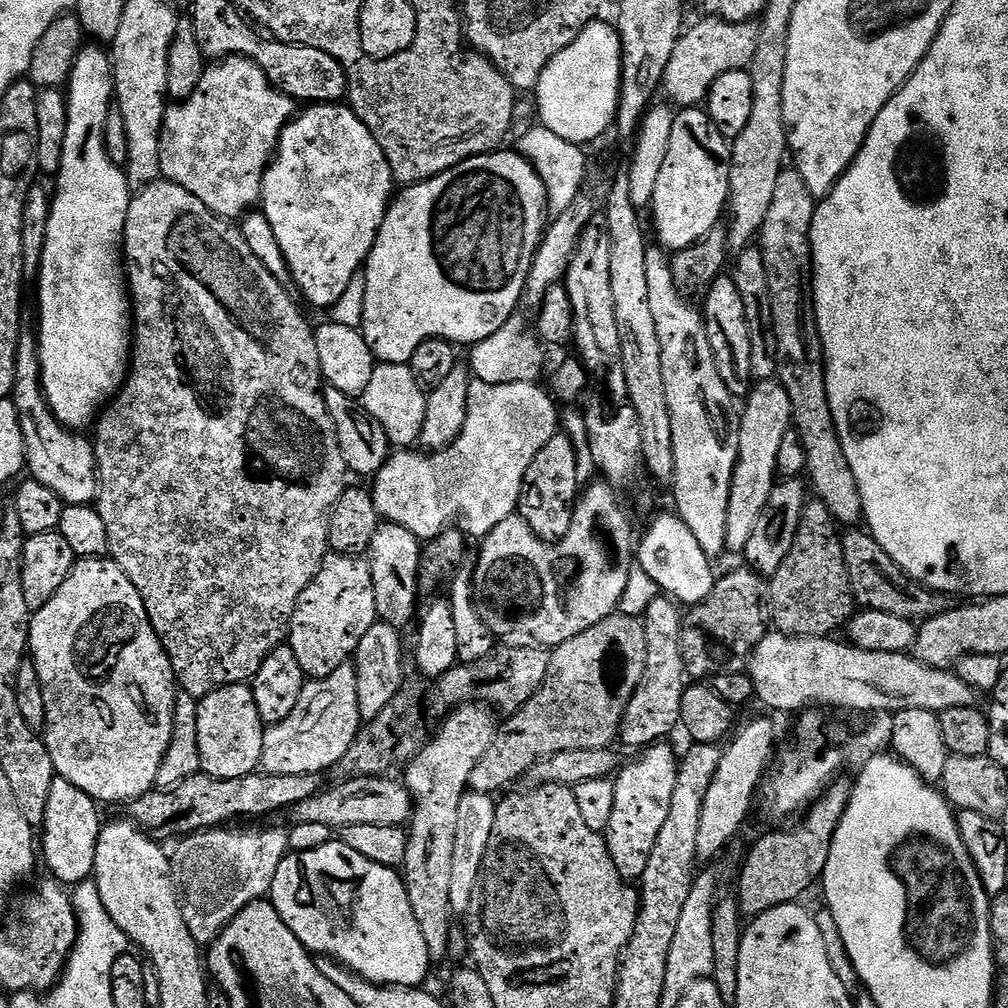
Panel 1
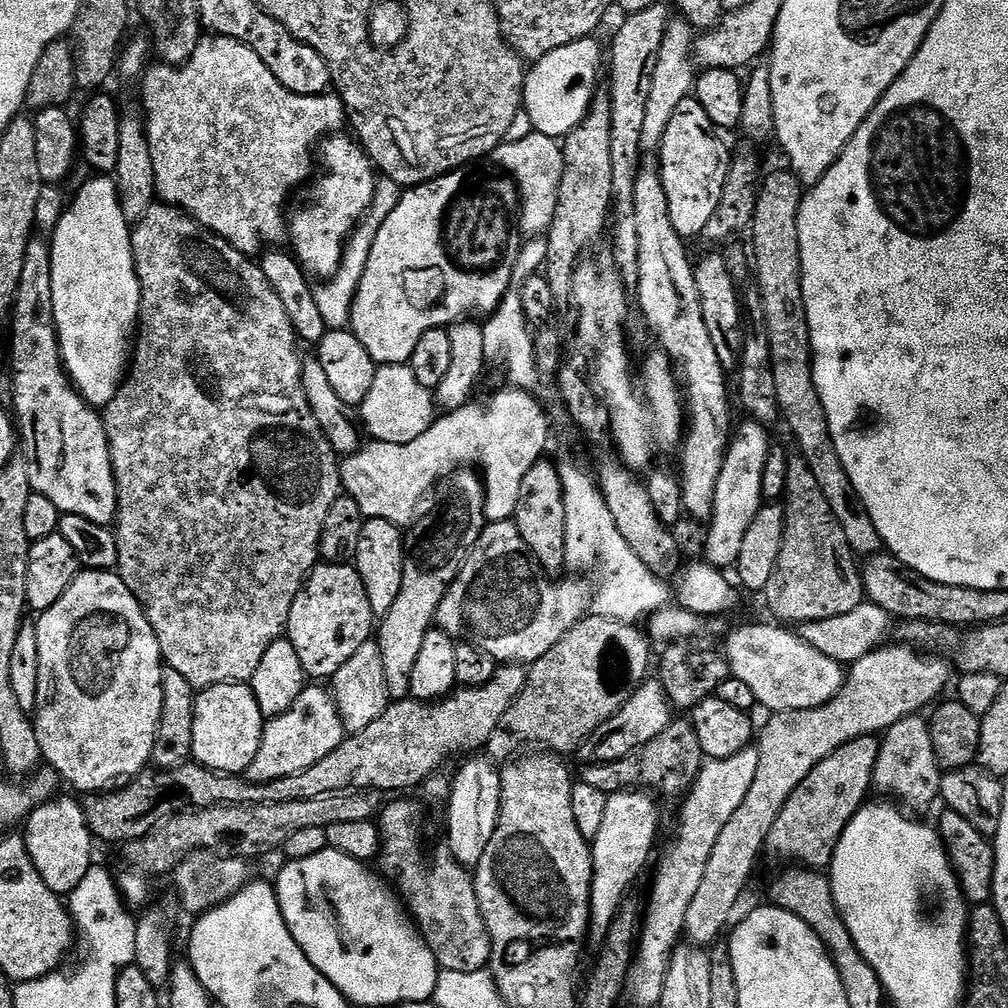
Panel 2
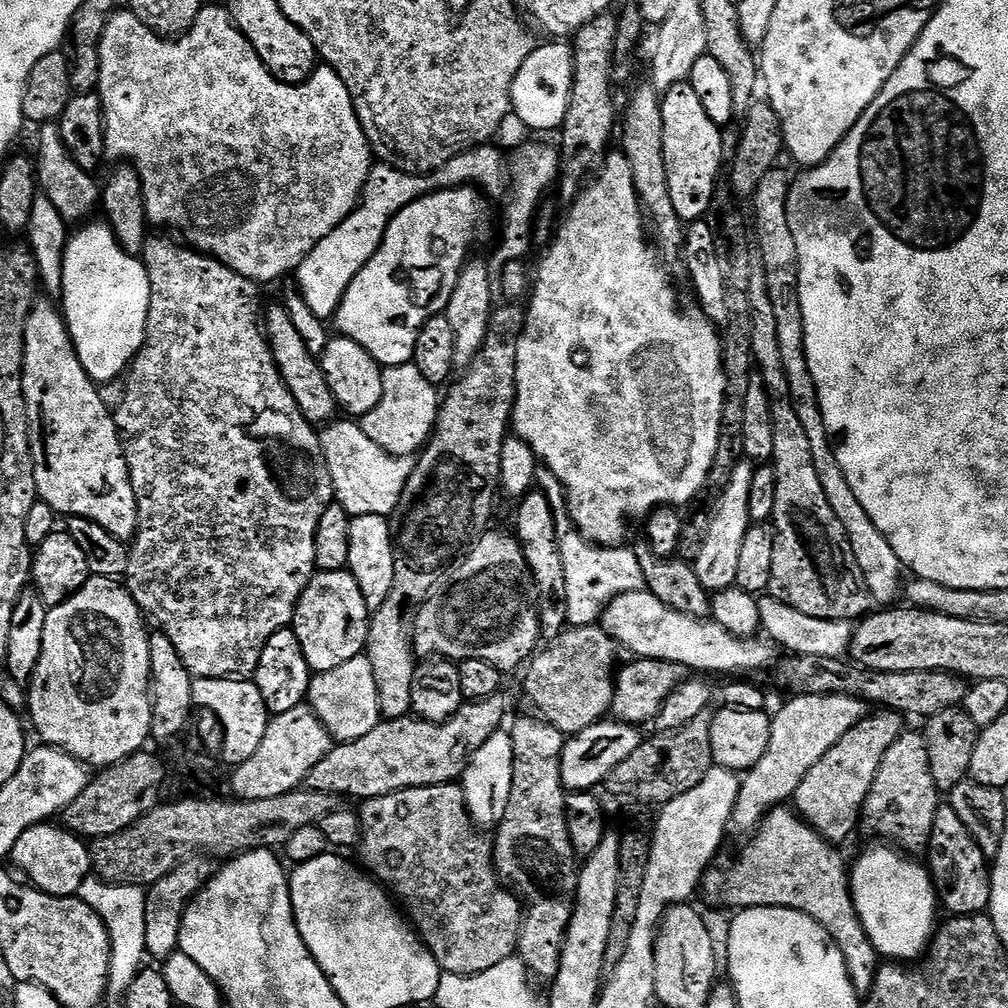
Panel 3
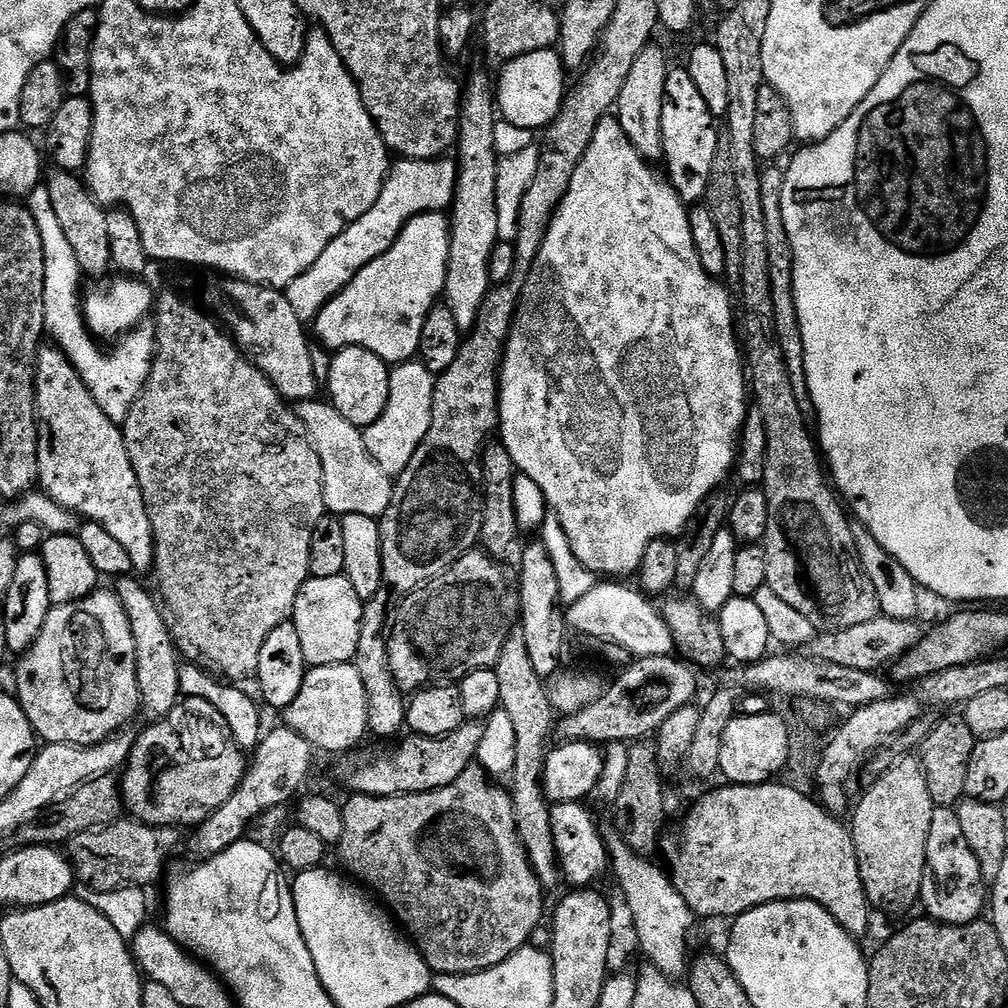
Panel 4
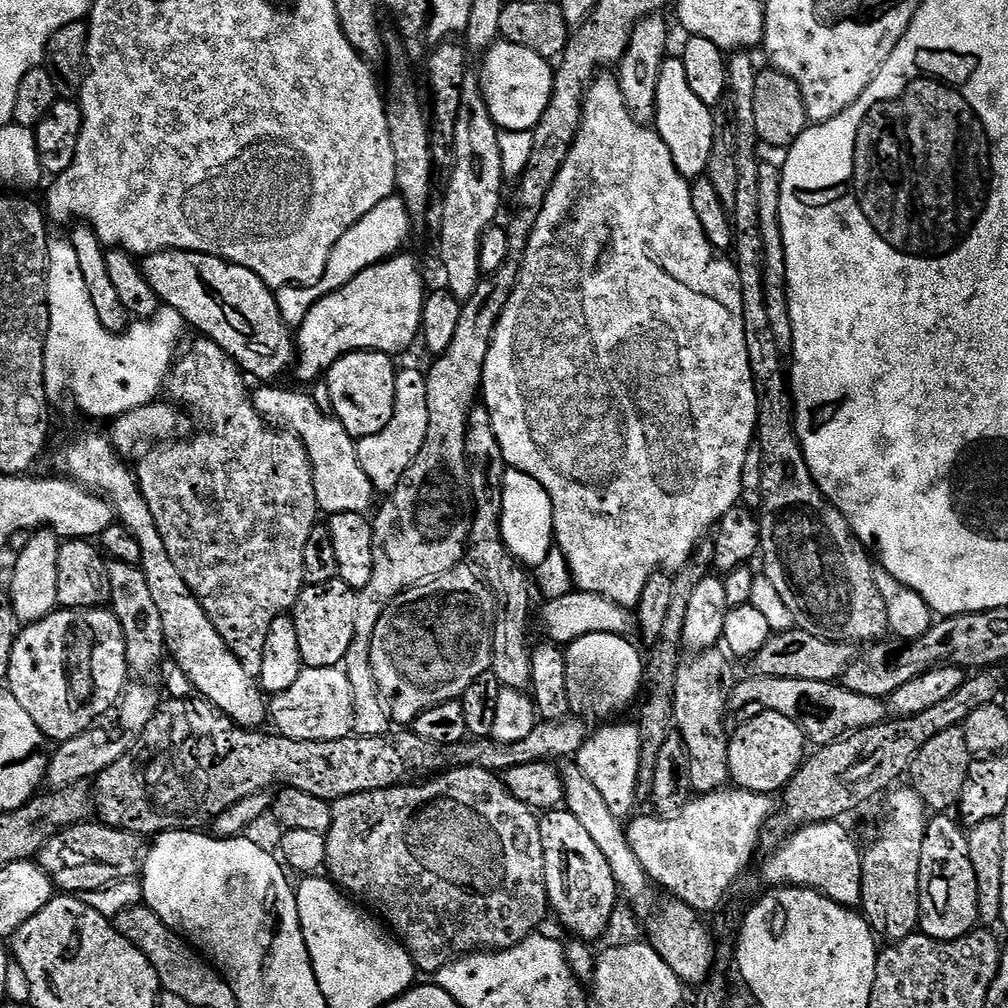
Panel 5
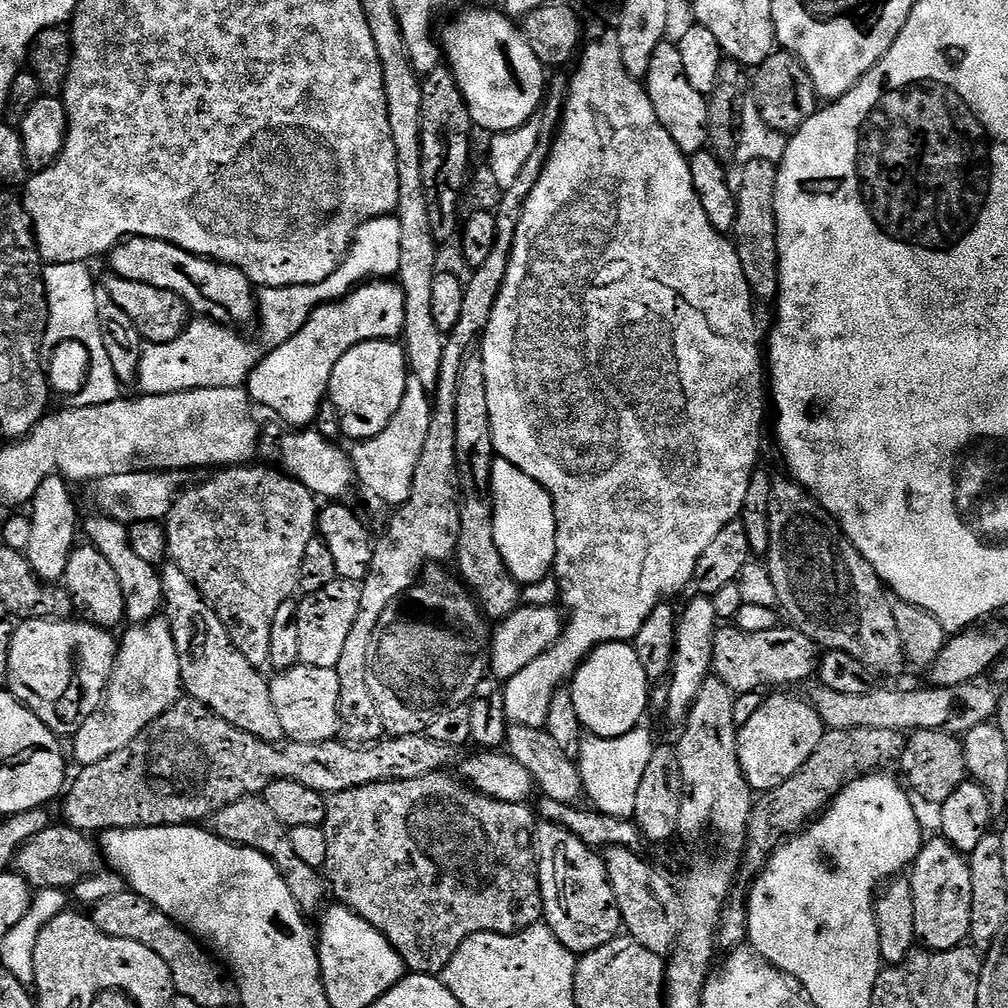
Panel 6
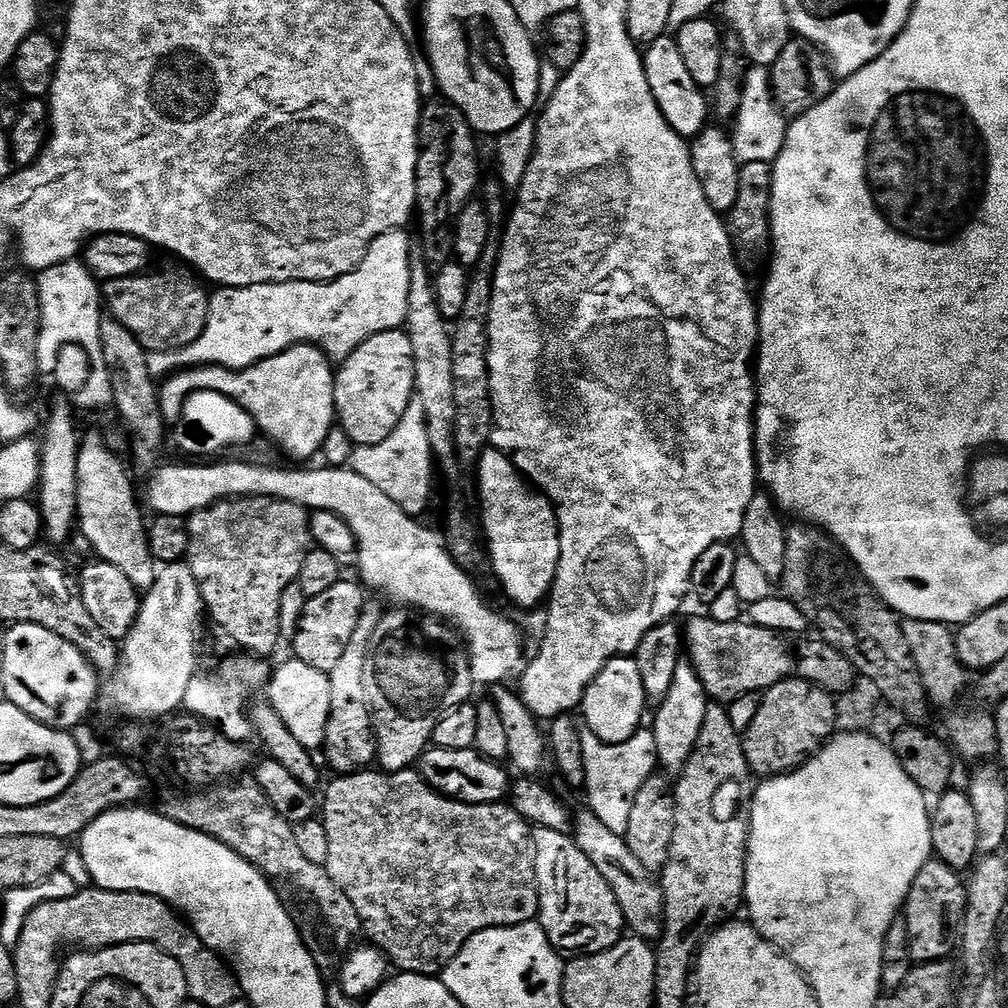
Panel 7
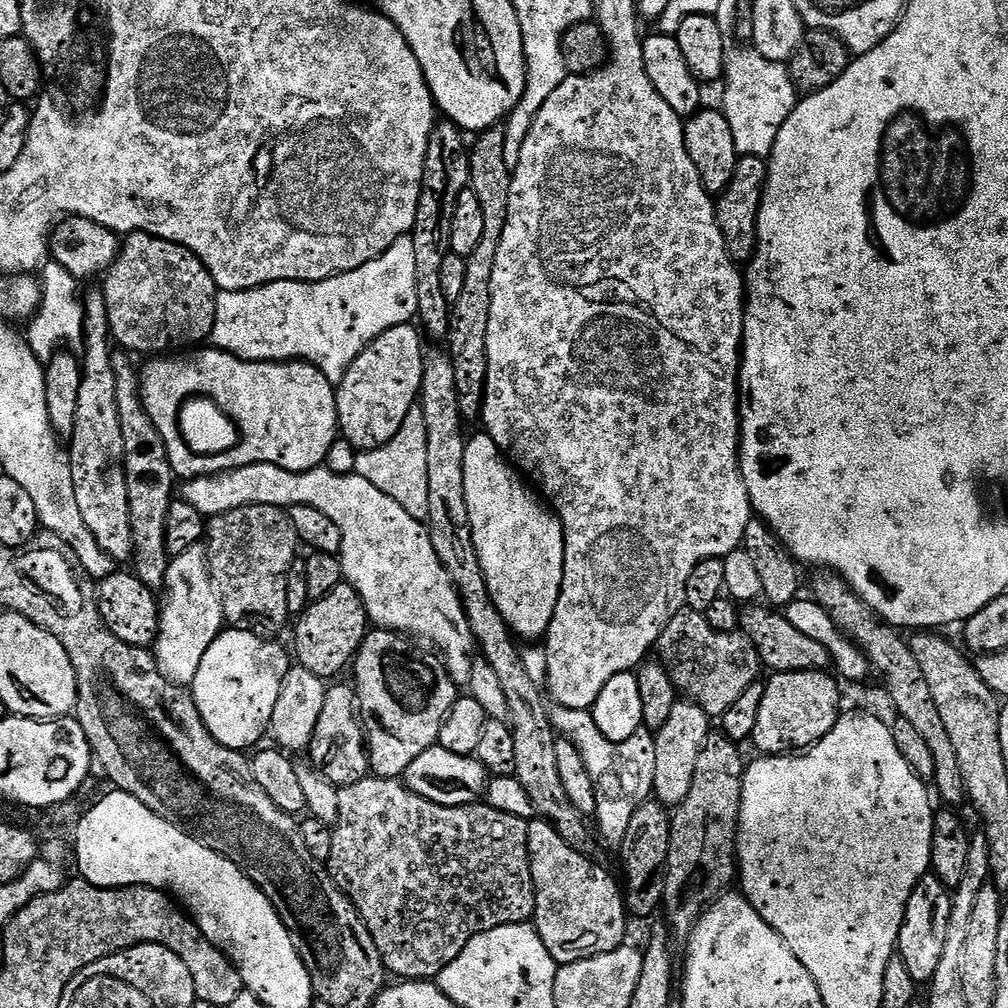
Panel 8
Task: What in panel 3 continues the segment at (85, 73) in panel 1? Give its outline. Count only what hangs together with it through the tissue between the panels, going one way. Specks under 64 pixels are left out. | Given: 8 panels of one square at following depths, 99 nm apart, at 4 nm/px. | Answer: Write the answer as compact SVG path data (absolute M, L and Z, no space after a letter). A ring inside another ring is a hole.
M85 223L79 230L71 233L65 246L60 291L62 299L64 298L64 320L68 323L68 333L76 347L78 358L89 378L103 386L119 381L127 373L144 344L150 310L150 278L143 259L140 256L130 256L126 250L122 250L107 223L92 223Z

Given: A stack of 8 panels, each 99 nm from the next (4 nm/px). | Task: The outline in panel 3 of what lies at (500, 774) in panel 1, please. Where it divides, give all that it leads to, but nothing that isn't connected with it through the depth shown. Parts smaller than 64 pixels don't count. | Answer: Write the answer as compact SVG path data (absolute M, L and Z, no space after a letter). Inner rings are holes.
M600 626L573 627L553 644L553 648L533 655L524 676L524 692L537 708L539 719L570 737L600 723L611 713L616 674L634 657L629 648Z

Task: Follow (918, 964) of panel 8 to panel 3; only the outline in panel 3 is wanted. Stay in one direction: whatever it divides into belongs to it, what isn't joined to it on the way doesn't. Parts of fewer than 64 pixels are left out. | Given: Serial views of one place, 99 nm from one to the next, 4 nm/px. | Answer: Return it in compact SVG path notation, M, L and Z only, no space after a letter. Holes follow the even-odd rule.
M941 803L934 814L934 830L930 830L930 842L926 849L926 867L936 883L939 903L952 916L974 916L983 913L990 902L992 873L989 857L982 854L978 842L966 830L962 818L954 814L951 803Z

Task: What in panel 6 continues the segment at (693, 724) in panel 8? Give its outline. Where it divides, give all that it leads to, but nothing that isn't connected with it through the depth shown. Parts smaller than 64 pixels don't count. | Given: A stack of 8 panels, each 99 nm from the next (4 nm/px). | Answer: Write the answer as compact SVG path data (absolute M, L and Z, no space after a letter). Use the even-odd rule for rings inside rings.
M696 596L685 606L684 612L679 613L676 622L676 649L672 655L672 671L666 680L668 690L668 707L666 716L677 722L683 721L688 715L688 711L694 704L694 698L698 696L698 690L702 688L702 682L707 676L713 675L712 670L712 639L716 636L718 621L714 614L714 606L707 596Z

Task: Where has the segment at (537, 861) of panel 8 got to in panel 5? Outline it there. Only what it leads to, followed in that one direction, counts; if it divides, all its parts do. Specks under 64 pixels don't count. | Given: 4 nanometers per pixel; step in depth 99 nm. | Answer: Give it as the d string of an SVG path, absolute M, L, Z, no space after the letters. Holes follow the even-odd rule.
M561 806L539 817L542 849L545 851L545 890L551 911L566 931L588 942L605 935L610 916L618 903L614 870L606 862L606 854L598 850L594 838L578 823L578 818Z

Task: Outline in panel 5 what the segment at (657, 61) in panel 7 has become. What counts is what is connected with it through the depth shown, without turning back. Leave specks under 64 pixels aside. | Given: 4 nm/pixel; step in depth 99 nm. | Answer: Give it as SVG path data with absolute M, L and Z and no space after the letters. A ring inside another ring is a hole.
M665 58L658 74L654 127L662 142L666 142L670 158L674 158L674 166L678 166L678 174L691 182L707 173L710 150L714 146L714 118L712 109L694 95L694 90L690 90L683 59L672 59Z

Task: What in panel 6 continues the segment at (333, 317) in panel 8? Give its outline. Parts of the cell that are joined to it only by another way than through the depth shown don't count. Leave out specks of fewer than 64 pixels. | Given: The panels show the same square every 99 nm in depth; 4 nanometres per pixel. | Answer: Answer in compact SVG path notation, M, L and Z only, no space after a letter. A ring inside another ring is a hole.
M395 215L379 216L368 220L357 230L352 237L352 244L348 248L348 255L326 278L317 284L306 286L294 286L293 288L260 288L258 292L258 324L260 320L260 332L268 343L269 349L282 346L312 316L315 308L323 304L330 304L334 300L340 300L347 296L355 288L361 287L365 282L375 281L377 278L392 278L398 270L398 257L402 254L402 226ZM192 318L178 338L165 344L148 344L140 353L139 391L146 396L165 396L175 392L193 392L199 388L238 388L247 385L248 375L260 363L262 356L256 352L236 352L236 336L232 332L235 331L231 327L214 320Z

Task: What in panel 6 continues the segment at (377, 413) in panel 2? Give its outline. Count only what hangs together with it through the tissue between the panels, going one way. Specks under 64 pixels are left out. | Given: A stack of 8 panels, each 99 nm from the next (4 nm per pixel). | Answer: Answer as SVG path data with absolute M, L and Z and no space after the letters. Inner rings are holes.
M409 375L406 394L402 394L402 406L398 414L390 418L390 426L369 440L351 445L350 459L358 484L372 496L377 496L384 504L399 506L410 496L410 486L414 482L414 470L418 470L418 458L422 458L422 446L426 443L426 430L430 430L432 400L418 378Z

